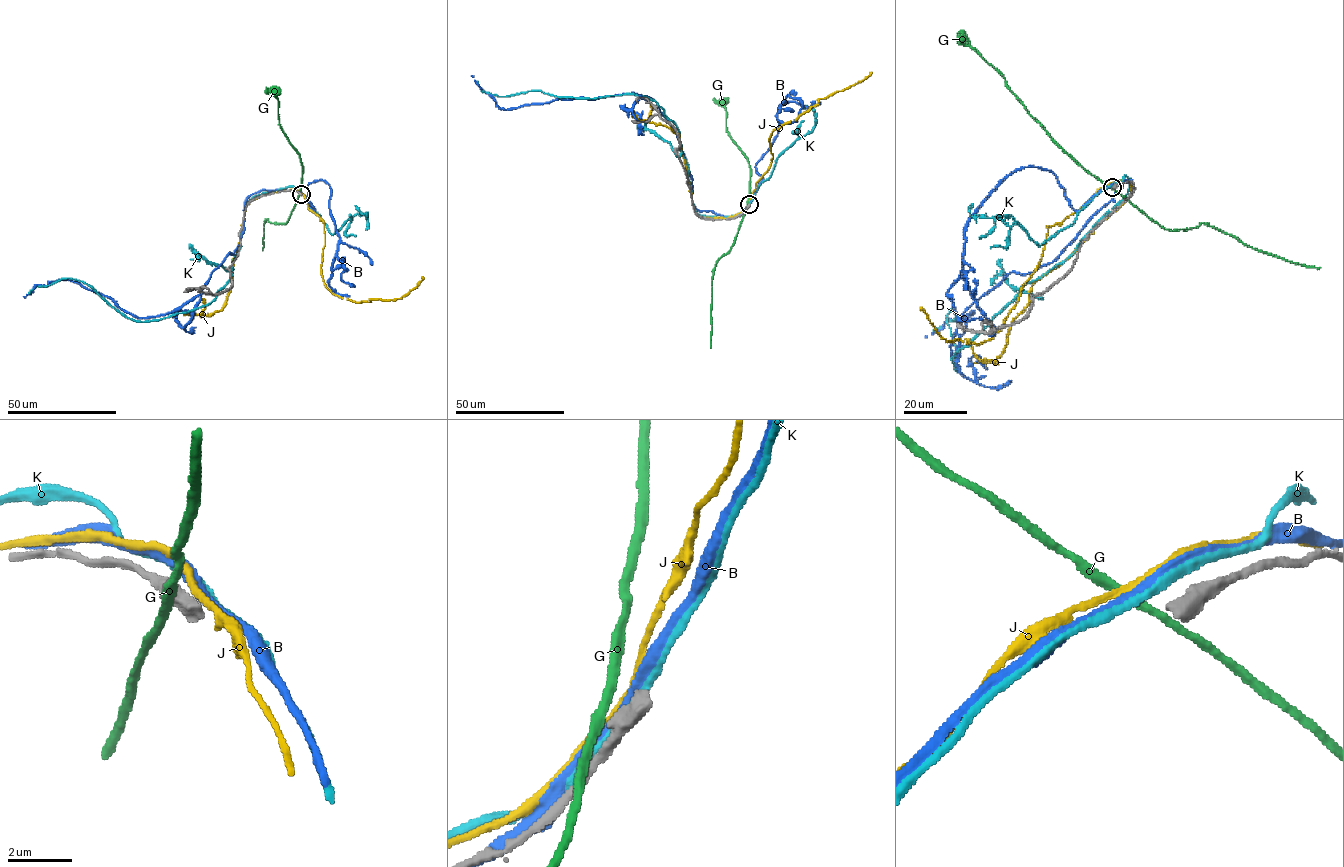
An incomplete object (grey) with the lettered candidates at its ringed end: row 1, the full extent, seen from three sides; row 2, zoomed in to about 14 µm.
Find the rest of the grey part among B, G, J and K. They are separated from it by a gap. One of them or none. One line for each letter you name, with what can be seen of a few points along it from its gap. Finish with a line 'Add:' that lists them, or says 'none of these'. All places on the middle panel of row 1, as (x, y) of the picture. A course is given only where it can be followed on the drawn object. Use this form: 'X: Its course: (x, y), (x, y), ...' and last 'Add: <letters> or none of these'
Add: none of these

